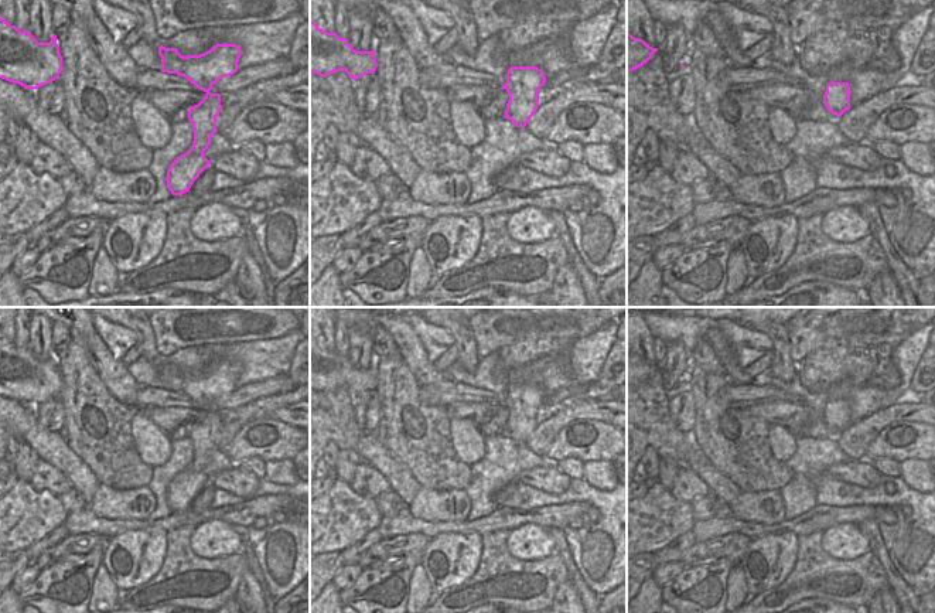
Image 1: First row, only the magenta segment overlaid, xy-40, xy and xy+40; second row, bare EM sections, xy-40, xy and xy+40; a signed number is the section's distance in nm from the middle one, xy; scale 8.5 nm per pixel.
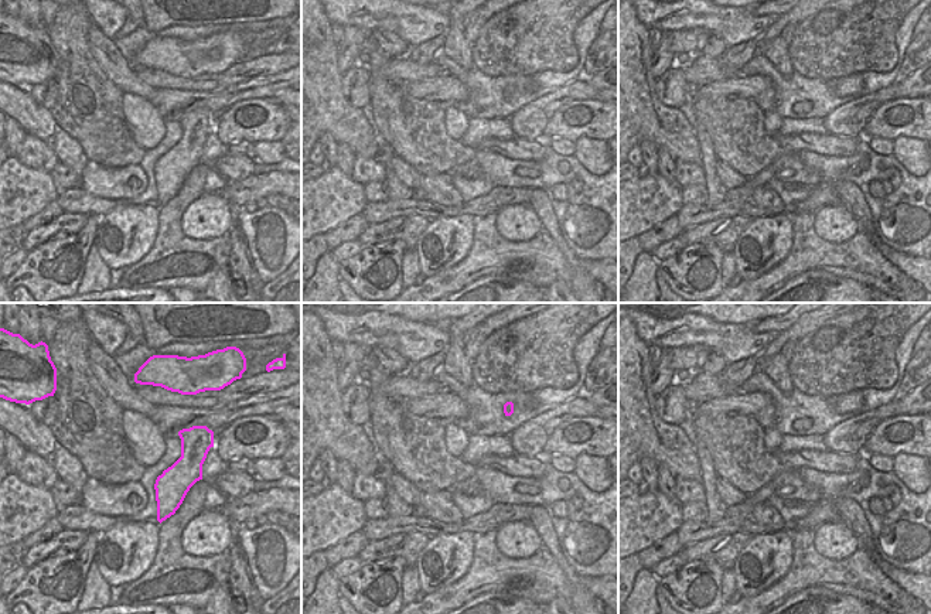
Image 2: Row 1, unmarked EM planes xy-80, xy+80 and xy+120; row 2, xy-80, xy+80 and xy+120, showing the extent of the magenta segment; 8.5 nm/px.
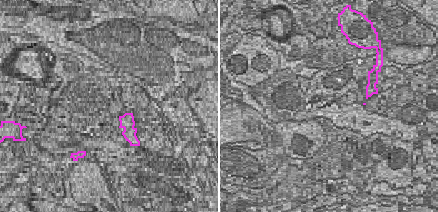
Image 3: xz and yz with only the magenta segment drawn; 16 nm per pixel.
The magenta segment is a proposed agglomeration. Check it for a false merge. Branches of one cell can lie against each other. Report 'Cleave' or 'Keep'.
Keep.

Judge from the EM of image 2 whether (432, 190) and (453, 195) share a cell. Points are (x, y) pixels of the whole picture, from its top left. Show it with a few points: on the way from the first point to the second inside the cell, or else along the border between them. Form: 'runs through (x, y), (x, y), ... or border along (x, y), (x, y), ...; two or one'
runs through (437, 190), (447, 194); one

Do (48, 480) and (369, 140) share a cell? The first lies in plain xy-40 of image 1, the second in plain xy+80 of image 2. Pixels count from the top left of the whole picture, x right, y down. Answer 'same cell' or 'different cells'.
different cells

